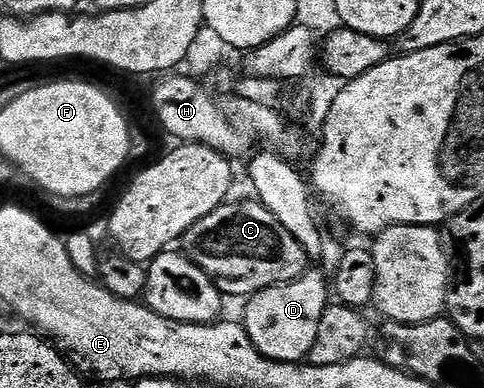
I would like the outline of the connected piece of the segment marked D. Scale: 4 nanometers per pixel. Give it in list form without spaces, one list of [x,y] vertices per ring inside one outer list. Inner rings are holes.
[[[308,272],[292,282],[258,290],[246,302],[241,324],[259,351],[275,362],[303,362],[311,353],[313,340],[317,340],[317,327],[329,304],[329,282]]]

